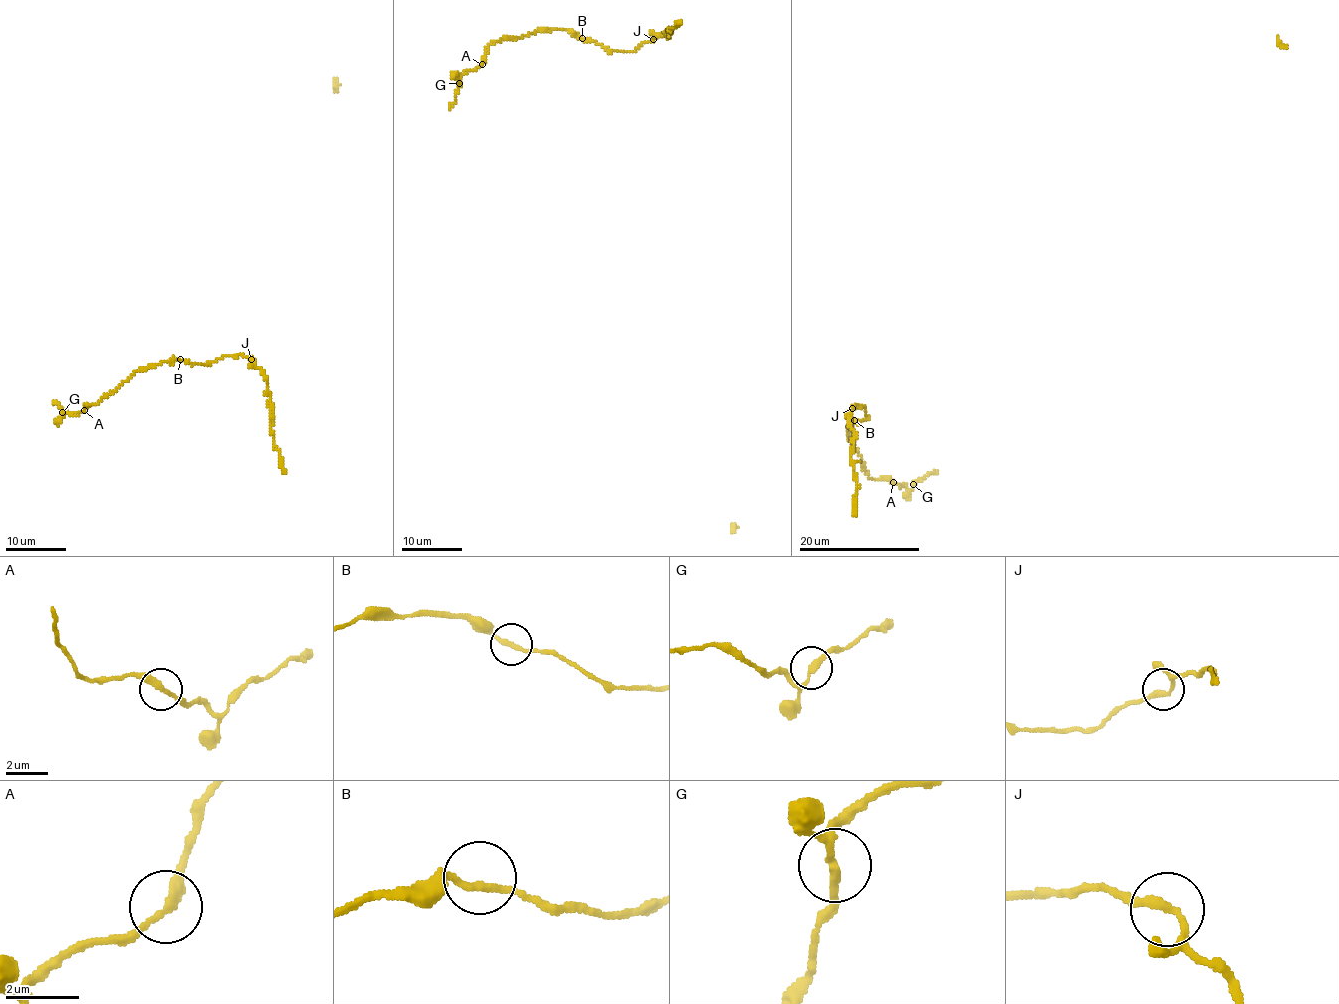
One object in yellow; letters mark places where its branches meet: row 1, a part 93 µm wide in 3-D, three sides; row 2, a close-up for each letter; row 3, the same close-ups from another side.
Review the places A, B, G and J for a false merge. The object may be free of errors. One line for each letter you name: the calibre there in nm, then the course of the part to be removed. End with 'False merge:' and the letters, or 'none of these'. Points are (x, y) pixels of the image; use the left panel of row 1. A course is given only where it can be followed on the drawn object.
False merge: none of these

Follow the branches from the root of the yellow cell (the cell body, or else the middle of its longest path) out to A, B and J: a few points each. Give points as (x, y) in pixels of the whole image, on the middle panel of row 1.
A: (633, 51), (609, 51), (568, 30), (540, 29), (517, 38), (504, 37), (493, 42), (481, 64)
B: (633, 51), (609, 51), (595, 42), (582, 38)
J: (633, 51), (653, 39)

